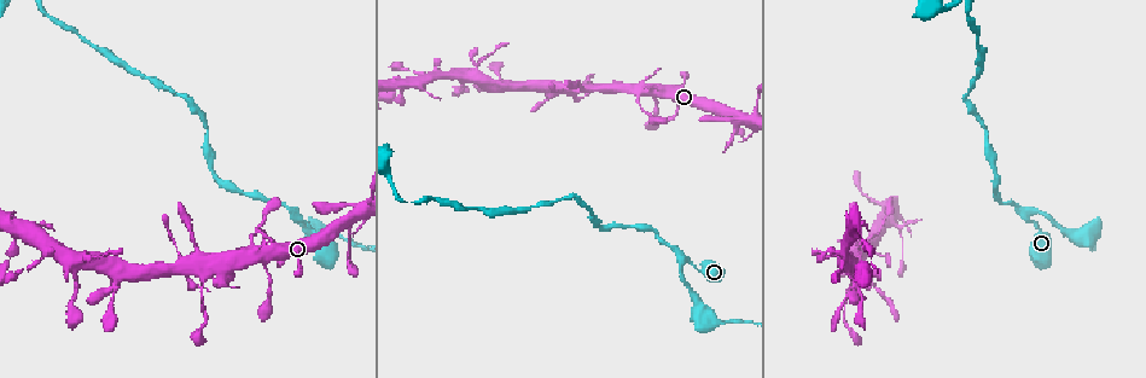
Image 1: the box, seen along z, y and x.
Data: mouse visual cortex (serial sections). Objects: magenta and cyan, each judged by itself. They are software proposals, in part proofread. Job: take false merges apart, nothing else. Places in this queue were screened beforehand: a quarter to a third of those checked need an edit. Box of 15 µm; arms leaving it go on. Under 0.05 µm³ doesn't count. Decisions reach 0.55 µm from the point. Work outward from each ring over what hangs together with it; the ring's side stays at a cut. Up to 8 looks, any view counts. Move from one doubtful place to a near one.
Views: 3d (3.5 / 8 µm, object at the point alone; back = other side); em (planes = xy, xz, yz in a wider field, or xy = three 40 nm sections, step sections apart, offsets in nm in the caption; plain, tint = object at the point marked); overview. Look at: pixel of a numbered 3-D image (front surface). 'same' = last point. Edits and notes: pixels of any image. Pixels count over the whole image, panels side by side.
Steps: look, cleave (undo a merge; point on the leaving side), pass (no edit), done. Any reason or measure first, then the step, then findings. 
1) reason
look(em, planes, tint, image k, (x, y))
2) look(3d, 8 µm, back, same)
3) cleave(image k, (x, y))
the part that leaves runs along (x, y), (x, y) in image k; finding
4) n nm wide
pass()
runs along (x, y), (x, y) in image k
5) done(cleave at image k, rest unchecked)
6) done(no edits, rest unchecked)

three arms meet
look(3d, 3.5 µm, image 1, (683, 256))

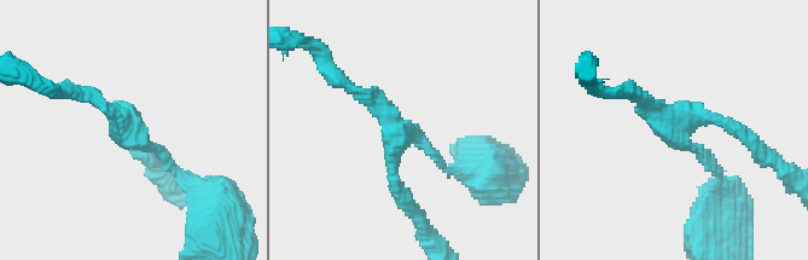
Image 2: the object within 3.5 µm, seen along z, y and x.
3 arms; arms of 150, 150, 200 nm; need the tissue
look(em, xy, step 2, tint, image 2, (128, 125))

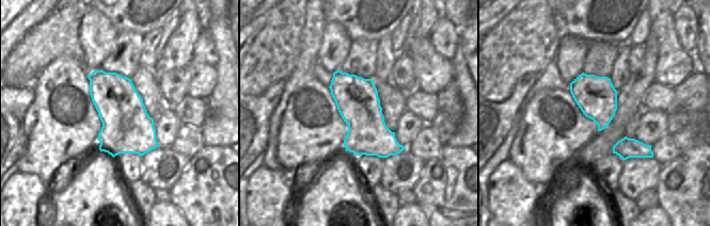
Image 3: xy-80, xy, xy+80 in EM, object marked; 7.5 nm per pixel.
cut it another way
look(em, xy, step 1, tint, same)

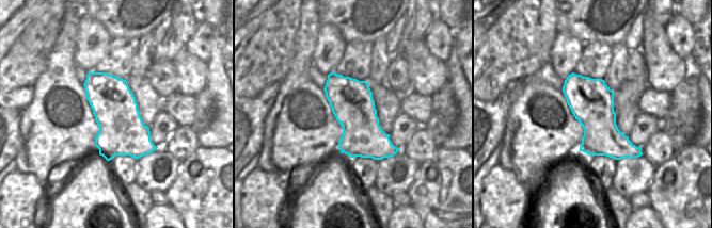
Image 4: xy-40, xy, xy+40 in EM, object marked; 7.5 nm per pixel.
320 nm wide
pass()
runs along (447, 167), (347, 84) in image 2; all the same cell

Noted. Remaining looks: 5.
look(3d, 3.5 µm, image 1, (351, 203))

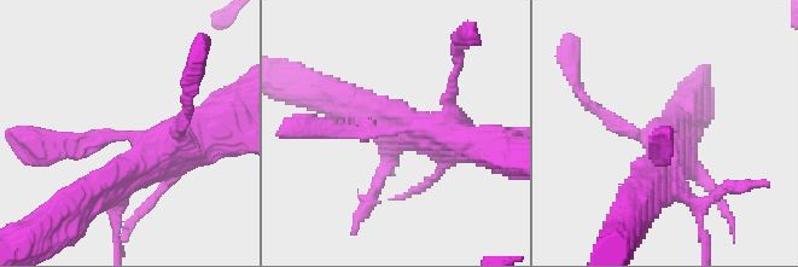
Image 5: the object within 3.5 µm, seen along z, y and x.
4 arms; arms of 200, 250, 350, 400 nm
look(em, xy, step 5, tint, image 5, (126, 133))

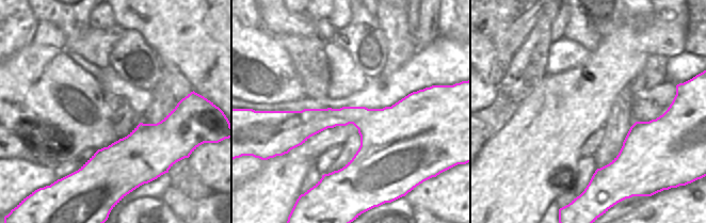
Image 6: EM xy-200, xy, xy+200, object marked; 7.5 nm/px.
pass()
runs along (121, 184), (155, 154), (140, 139), (44, 143) in image 5; one cell here

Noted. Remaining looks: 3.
small branch off a trunk
look(3d, 3.5 µm, image 1, (263, 248))

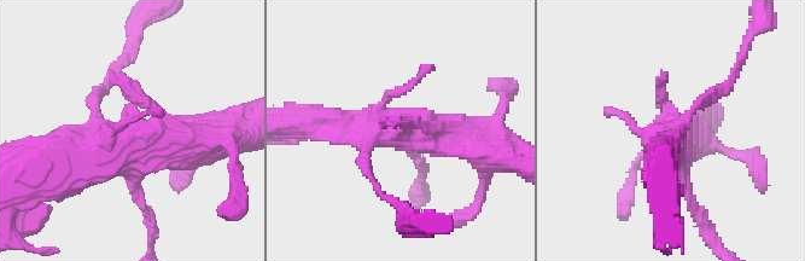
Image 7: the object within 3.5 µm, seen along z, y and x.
look(em, xy, step 5, tint, image 7, (132, 136))

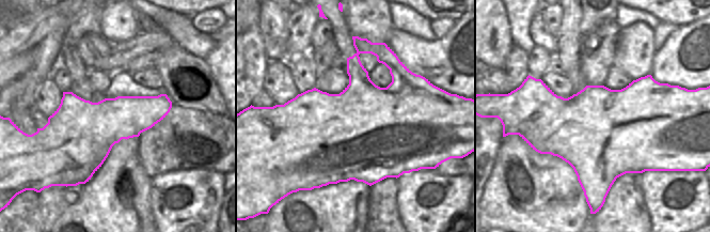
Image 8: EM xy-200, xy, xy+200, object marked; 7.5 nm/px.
look(em, xy, step 1, tint, same)

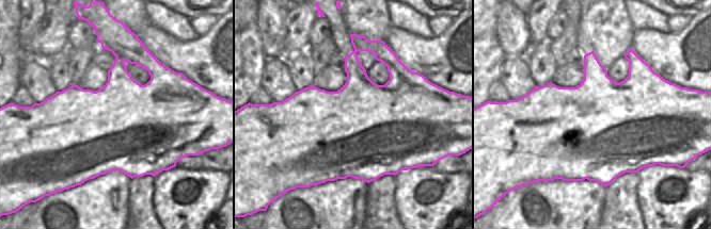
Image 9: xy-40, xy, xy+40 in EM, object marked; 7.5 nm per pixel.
pass()
all the same cell

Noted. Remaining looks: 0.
done(no edits, rest unchecked)

